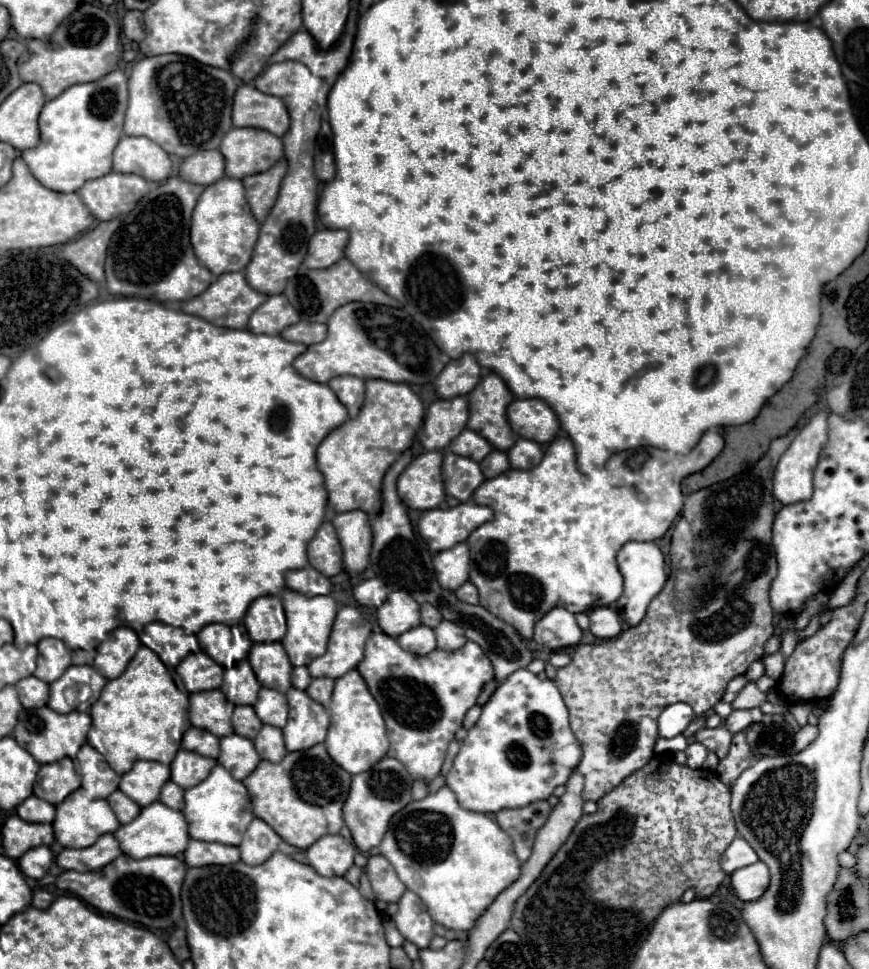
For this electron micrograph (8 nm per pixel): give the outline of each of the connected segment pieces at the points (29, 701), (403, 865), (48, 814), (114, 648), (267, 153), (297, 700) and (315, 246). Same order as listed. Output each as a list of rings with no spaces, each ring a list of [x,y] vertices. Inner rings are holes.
[[[28,676],[28,678],[20,680],[16,684],[16,690],[18,690],[20,702],[22,702],[22,706],[26,710],[42,708],[48,702],[48,684],[38,680],[38,678],[34,678],[34,676]]]
[[[442,786],[438,792],[410,802],[396,812],[386,836],[382,838],[380,854],[388,858],[406,888],[424,900],[432,920],[454,932],[472,930],[476,920],[486,912],[496,896],[520,878],[520,860],[512,848],[510,836],[496,824],[492,816],[462,808],[448,786]]]
[[[30,796],[16,808],[18,816],[28,822],[44,822],[50,824],[54,820],[54,806],[46,800],[40,800],[38,796]]]
[[[120,626],[108,634],[108,638],[98,646],[98,654],[94,660],[94,668],[108,680],[118,678],[136,650],[140,648],[140,640],[136,632],[128,626]]]
[[[232,128],[224,136],[220,152],[226,160],[226,176],[236,180],[266,172],[284,158],[282,138],[254,128]]]
[[[290,688],[286,692],[290,714],[288,724],[282,728],[288,752],[312,748],[324,742],[330,716],[322,704],[316,704],[306,692]]]
[[[320,230],[308,242],[308,256],[304,258],[306,268],[330,268],[336,260],[344,258],[348,244],[346,230]]]

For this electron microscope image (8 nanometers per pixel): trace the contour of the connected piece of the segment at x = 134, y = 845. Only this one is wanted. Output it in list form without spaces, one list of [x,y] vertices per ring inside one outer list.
[[[154,802],[150,806],[144,806],[140,810],[140,814],[120,826],[116,832],[114,832],[118,844],[120,844],[120,850],[126,854],[126,856],[132,856],[132,858],[144,858],[144,856],[158,856],[158,854],[166,854],[166,856],[180,856],[184,852],[184,848],[188,846],[188,824],[184,820],[184,814],[182,812],[176,812],[168,806],[164,806],[162,802]]]

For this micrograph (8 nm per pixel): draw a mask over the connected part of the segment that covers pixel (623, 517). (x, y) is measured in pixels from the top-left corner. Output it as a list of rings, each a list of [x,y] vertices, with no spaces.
[[[708,430],[700,444],[686,456],[660,448],[626,450],[602,468],[590,474],[578,472],[578,456],[568,436],[557,436],[548,446],[542,462],[530,470],[508,470],[496,478],[484,480],[474,492],[474,502],[490,506],[494,520],[482,524],[468,536],[470,546],[470,582],[478,588],[480,606],[502,622],[516,628],[524,640],[532,640],[534,624],[552,608],[562,606],[568,612],[588,612],[614,604],[624,590],[624,578],[616,554],[630,540],[652,542],[662,538],[682,510],[680,484],[686,476],[704,470],[724,448],[718,430]]]

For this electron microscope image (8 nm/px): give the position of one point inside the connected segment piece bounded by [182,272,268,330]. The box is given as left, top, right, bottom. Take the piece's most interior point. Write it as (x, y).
(229, 302)

